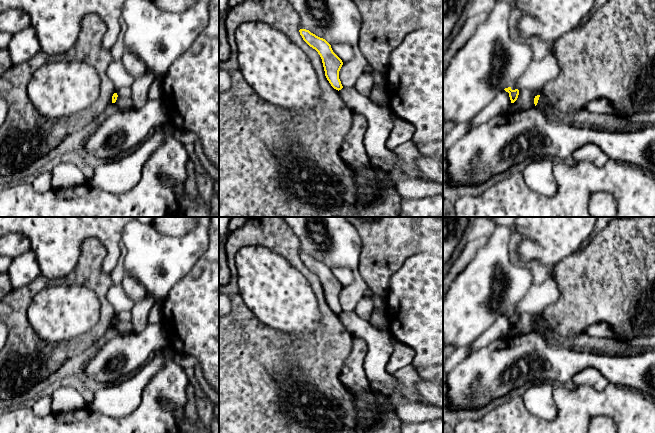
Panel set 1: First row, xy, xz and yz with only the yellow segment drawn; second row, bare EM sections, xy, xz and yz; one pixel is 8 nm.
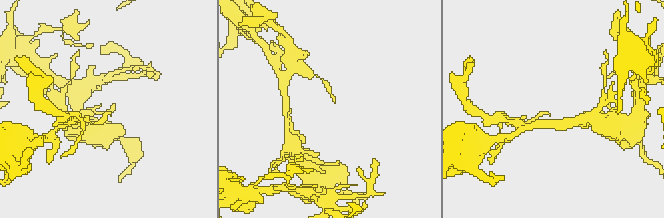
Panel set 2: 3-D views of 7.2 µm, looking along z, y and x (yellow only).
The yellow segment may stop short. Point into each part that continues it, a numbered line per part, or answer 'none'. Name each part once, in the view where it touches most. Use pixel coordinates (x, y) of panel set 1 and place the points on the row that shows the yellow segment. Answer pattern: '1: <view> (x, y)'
none

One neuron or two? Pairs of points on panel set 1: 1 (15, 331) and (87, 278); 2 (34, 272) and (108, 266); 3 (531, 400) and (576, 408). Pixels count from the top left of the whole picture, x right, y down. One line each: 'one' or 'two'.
1: one
2: two
3: two

